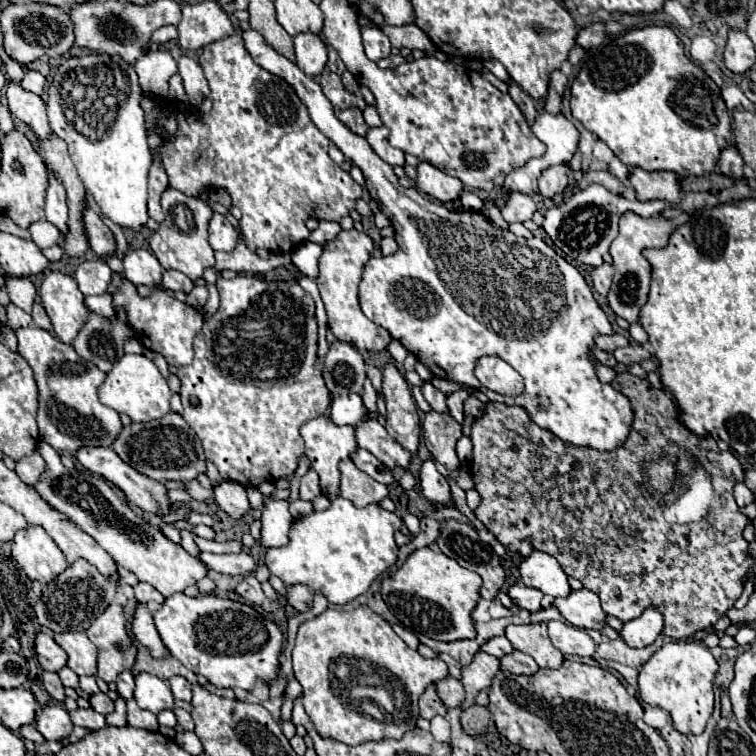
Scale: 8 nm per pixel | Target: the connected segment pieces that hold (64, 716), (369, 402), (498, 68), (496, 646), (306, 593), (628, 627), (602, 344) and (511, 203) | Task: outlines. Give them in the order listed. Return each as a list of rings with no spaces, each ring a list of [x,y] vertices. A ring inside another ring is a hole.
[[[51,704],[43,708],[41,716],[37,718],[37,730],[43,734],[45,740],[63,740],[71,734],[73,722],[65,708]]]
[[[369,380],[365,382],[365,390],[363,390],[363,402],[365,402],[365,408],[367,408],[365,418],[375,420],[375,418],[377,418],[377,392],[375,392],[375,388],[371,386],[371,382],[369,382]]]
[[[485,60],[485,62],[483,62],[483,66],[485,66],[493,76],[497,76],[499,80],[509,82],[509,74],[507,74],[507,70],[505,70],[505,68],[503,68],[503,64],[499,64],[497,60]]]
[[[497,636],[497,638],[491,638],[487,644],[483,644],[481,650],[487,652],[487,654],[493,654],[497,658],[501,658],[501,656],[513,652],[513,646],[509,644],[509,640],[505,636]]]
[[[295,584],[295,586],[289,586],[287,590],[289,590],[287,602],[289,602],[297,612],[307,612],[307,610],[311,610],[311,606],[313,606],[313,592],[311,592],[307,586]]]
[[[647,608],[639,618],[625,622],[621,636],[623,640],[633,648],[645,648],[657,640],[657,636],[663,632],[663,616],[655,608]]]
[[[597,336],[595,344],[599,350],[605,350],[605,352],[615,352],[619,348],[617,336]]]
[[[511,194],[507,204],[503,206],[501,214],[507,222],[525,222],[525,220],[531,220],[535,210],[537,210],[537,204],[533,202],[531,196]]]

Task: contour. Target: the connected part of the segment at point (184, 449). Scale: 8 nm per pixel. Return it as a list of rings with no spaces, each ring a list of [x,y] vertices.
[[[169,412],[167,416],[151,420],[147,424],[133,422],[131,426],[125,426],[123,432],[117,436],[117,440],[113,442],[113,450],[135,470],[161,482],[165,480],[187,482],[197,478],[201,472],[207,472],[201,440],[189,428],[189,424],[175,412]]]

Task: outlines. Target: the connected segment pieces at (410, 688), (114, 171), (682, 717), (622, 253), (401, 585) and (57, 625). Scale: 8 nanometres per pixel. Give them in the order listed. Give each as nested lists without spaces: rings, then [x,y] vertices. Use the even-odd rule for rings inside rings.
[[[359,606],[351,612],[325,610],[321,616],[303,622],[295,638],[293,670],[295,670],[295,678],[303,686],[303,706],[317,734],[321,738],[333,738],[343,744],[363,744],[369,740],[387,740],[387,738],[399,740],[405,732],[409,732],[409,728],[415,728],[415,722],[419,718],[417,700],[425,692],[425,688],[449,676],[447,664],[441,658],[429,660],[419,656],[419,652],[411,650],[393,632],[389,622],[385,622],[369,606]],[[339,666],[347,666],[347,670],[351,672],[349,680],[341,680],[337,676]],[[359,676],[379,676],[383,686],[359,684],[357,682]]]
[[[91,53],[71,57],[59,66],[58,71],[53,84],[49,86],[49,100],[47,100],[51,130],[67,142],[73,166],[77,168],[77,174],[81,178],[81,182],[85,184],[85,188],[91,192],[91,196],[99,204],[103,216],[107,216],[113,224],[117,224],[121,228],[139,232],[145,226],[145,222],[149,220],[149,216],[147,216],[147,174],[149,174],[153,158],[151,158],[145,128],[143,128],[145,120],[143,120],[143,110],[139,106],[141,88],[137,82],[137,74],[133,72],[131,66],[123,64],[119,58]],[[103,60],[113,62],[111,70],[115,70],[115,66],[119,66],[121,80],[125,80],[125,86],[127,86],[127,96],[123,100],[119,100],[117,92],[113,96],[113,92],[109,88],[109,96],[101,98],[101,104],[115,110],[117,114],[115,114],[113,122],[109,122],[107,126],[101,126],[101,140],[91,142],[83,134],[79,134],[75,130],[75,126],[67,120],[67,116],[63,112],[63,98],[59,96],[59,82],[67,78],[69,71],[91,68],[89,64],[93,64],[93,68],[99,68],[104,65]]]
[[[667,642],[639,670],[639,692],[647,704],[667,710],[679,732],[701,734],[713,712],[715,674],[717,660],[707,646],[697,642]]]
[[[625,212],[619,220],[619,236],[611,244],[615,278],[613,278],[613,286],[609,290],[607,300],[609,300],[611,310],[631,324],[639,318],[639,312],[647,302],[649,284],[651,284],[651,268],[649,268],[649,262],[643,258],[643,250],[645,248],[665,248],[665,244],[675,228],[677,228],[677,224],[673,220],[667,220],[661,214],[651,216],[651,218],[641,218],[633,212]]]
[[[433,548],[415,550],[407,562],[391,576],[383,578],[381,596],[393,616],[411,632],[425,634],[433,640],[455,642],[465,638],[475,638],[471,612],[479,602],[481,576],[461,568],[453,558]]]
[[[77,560],[65,572],[61,572],[51,584],[45,586],[43,598],[35,604],[35,614],[41,626],[53,632],[83,632],[87,630],[115,600],[117,582],[103,576],[87,560]]]

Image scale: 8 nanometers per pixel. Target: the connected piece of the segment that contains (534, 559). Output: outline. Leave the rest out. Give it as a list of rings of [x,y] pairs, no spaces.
[[[533,552],[527,556],[519,566],[519,572],[525,586],[537,588],[553,598],[565,598],[571,592],[567,574],[563,572],[561,564],[557,564],[557,560],[545,552]]]

